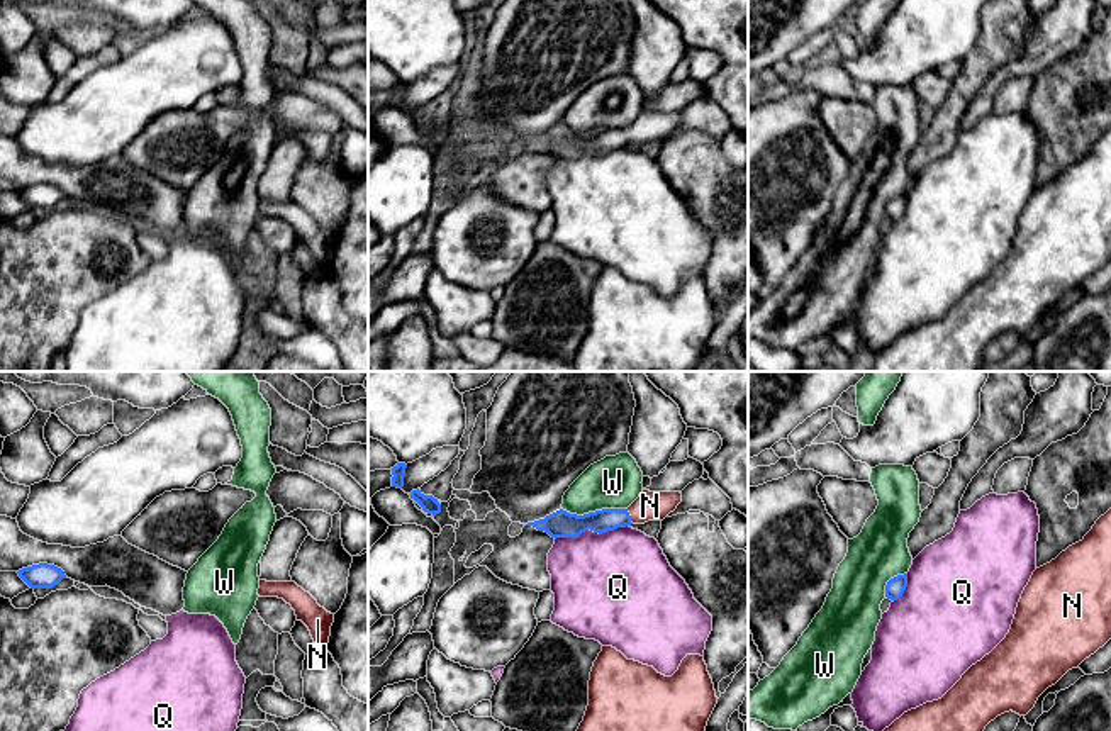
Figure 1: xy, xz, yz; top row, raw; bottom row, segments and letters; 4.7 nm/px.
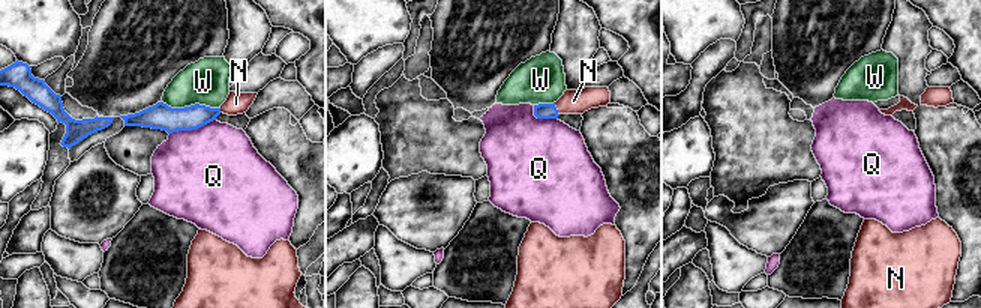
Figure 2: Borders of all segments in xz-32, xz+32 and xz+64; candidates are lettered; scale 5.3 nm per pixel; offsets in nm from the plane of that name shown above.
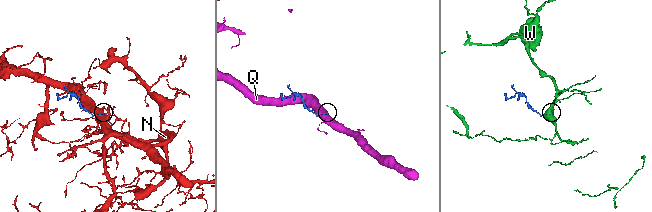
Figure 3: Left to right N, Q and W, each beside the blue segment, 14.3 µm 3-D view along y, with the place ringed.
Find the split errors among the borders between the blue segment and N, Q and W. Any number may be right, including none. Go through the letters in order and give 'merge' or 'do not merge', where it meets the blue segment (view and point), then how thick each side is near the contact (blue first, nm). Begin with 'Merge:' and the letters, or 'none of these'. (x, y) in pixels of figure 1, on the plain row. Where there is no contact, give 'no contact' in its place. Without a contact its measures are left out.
Merge: N
N: merge | xz (630, 136) | 110/140 nm
Q: do not merge | xz (591, 150) | 130/440 nm
W: do not merge | xz (594, 133) | 130/260 nm

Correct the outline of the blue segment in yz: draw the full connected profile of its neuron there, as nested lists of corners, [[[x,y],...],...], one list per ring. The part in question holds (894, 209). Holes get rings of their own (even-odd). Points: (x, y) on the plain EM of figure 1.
[[[907,193],[897,195],[887,202],[885,217],[890,220],[897,220],[902,217],[906,207],[907,207]]]

